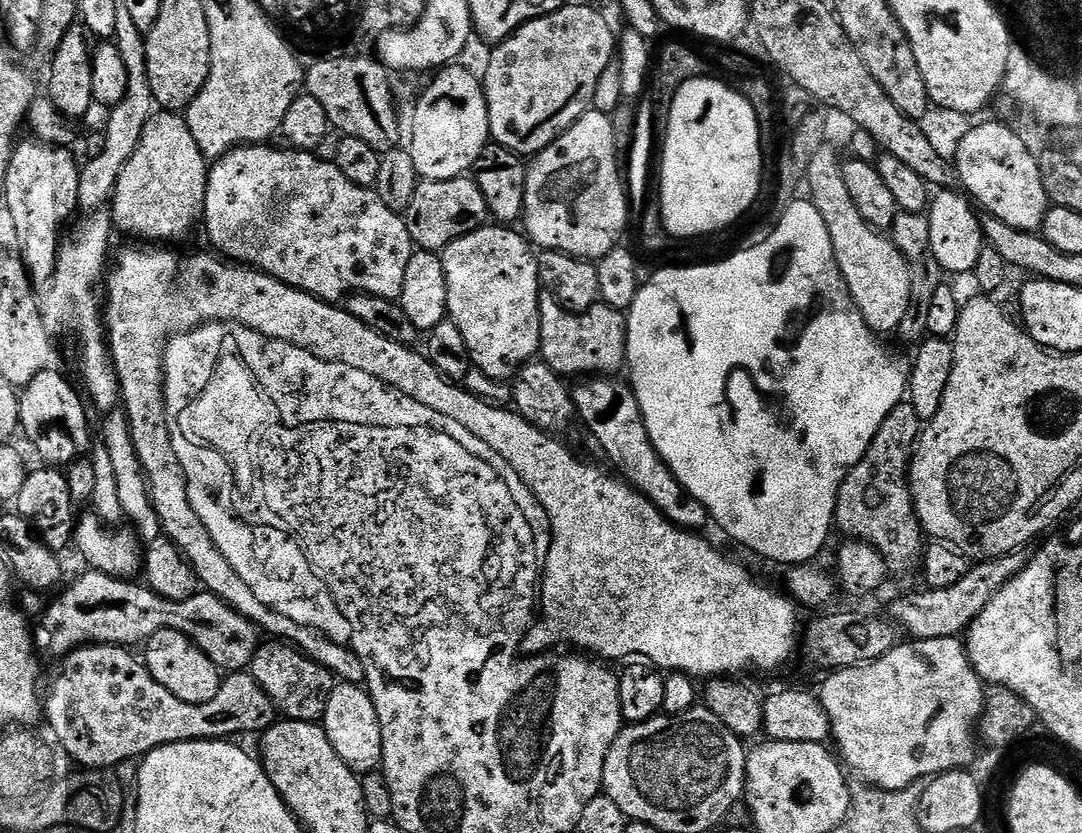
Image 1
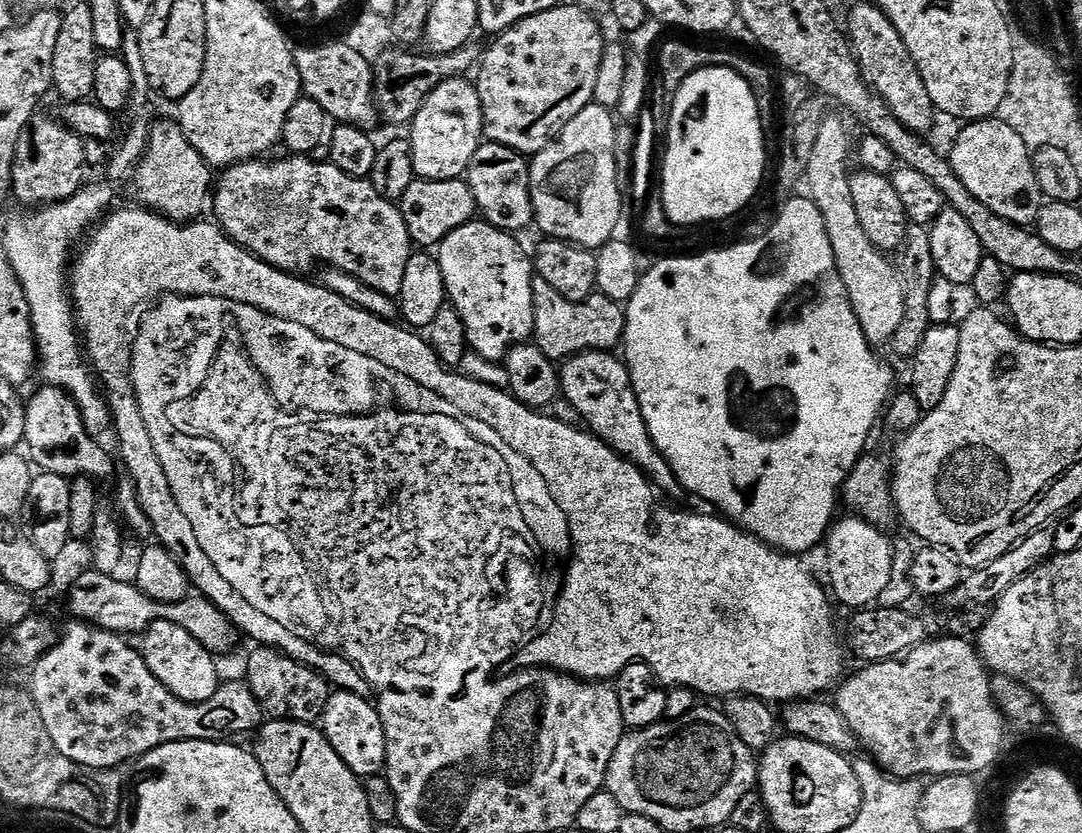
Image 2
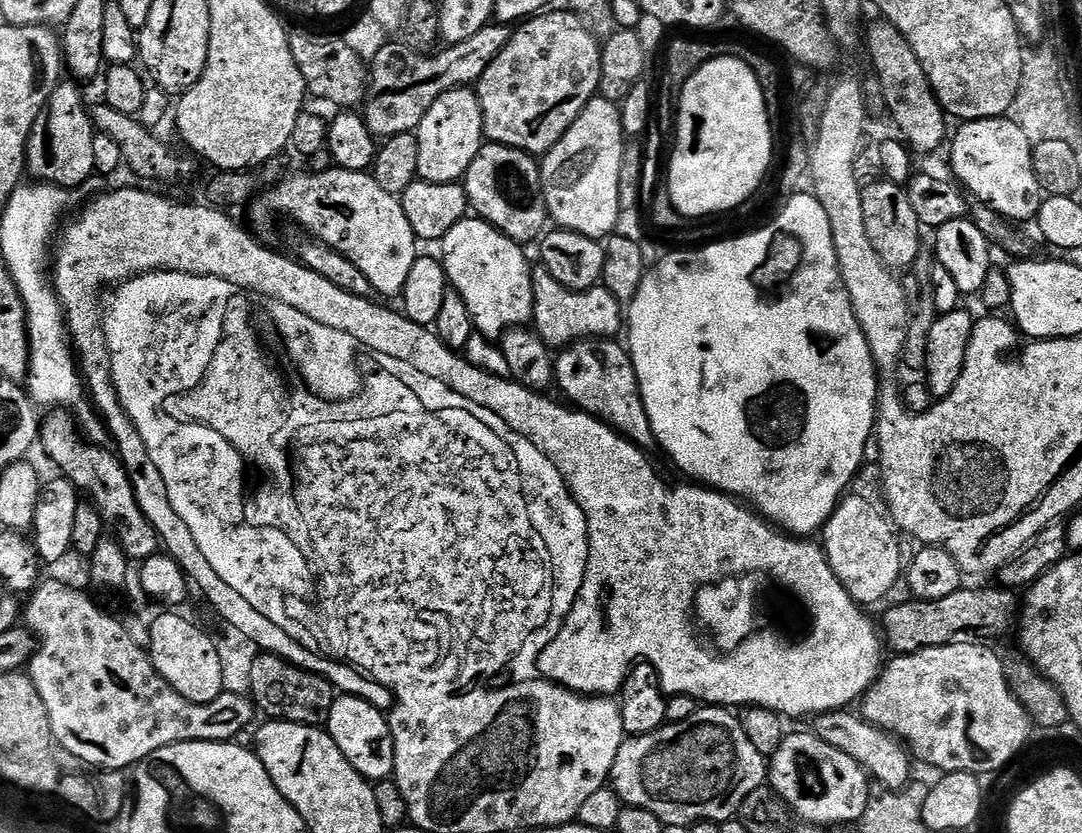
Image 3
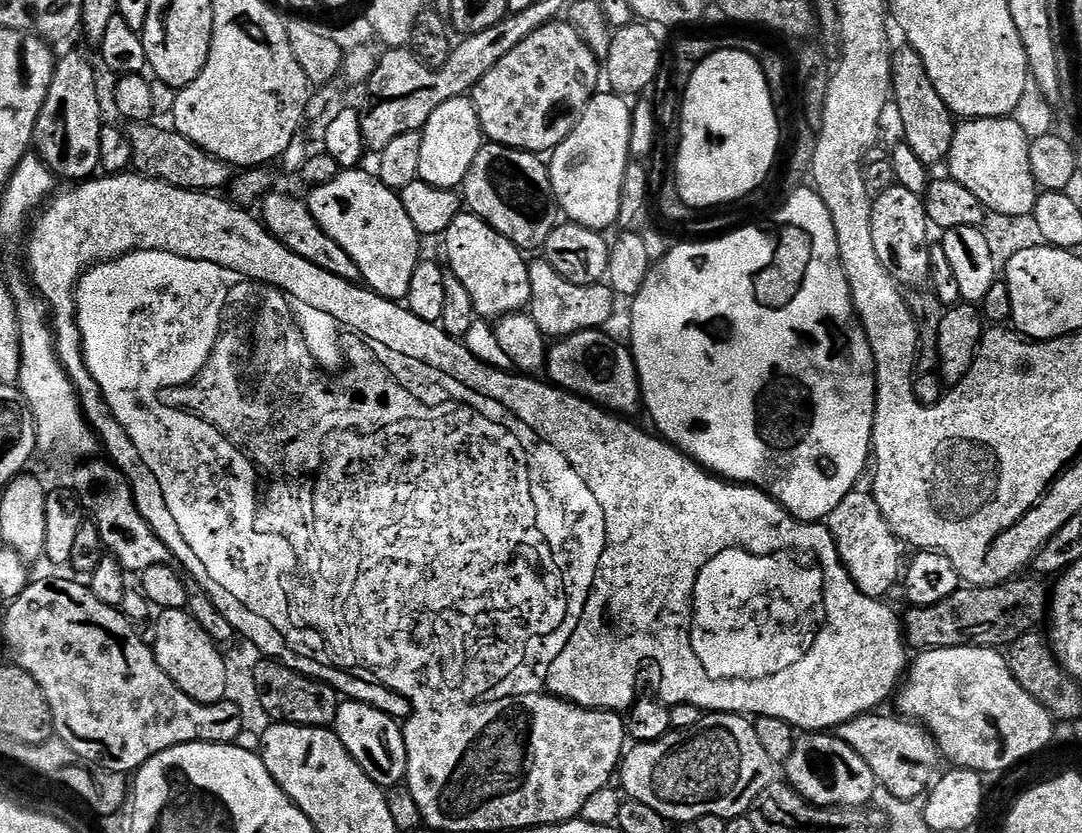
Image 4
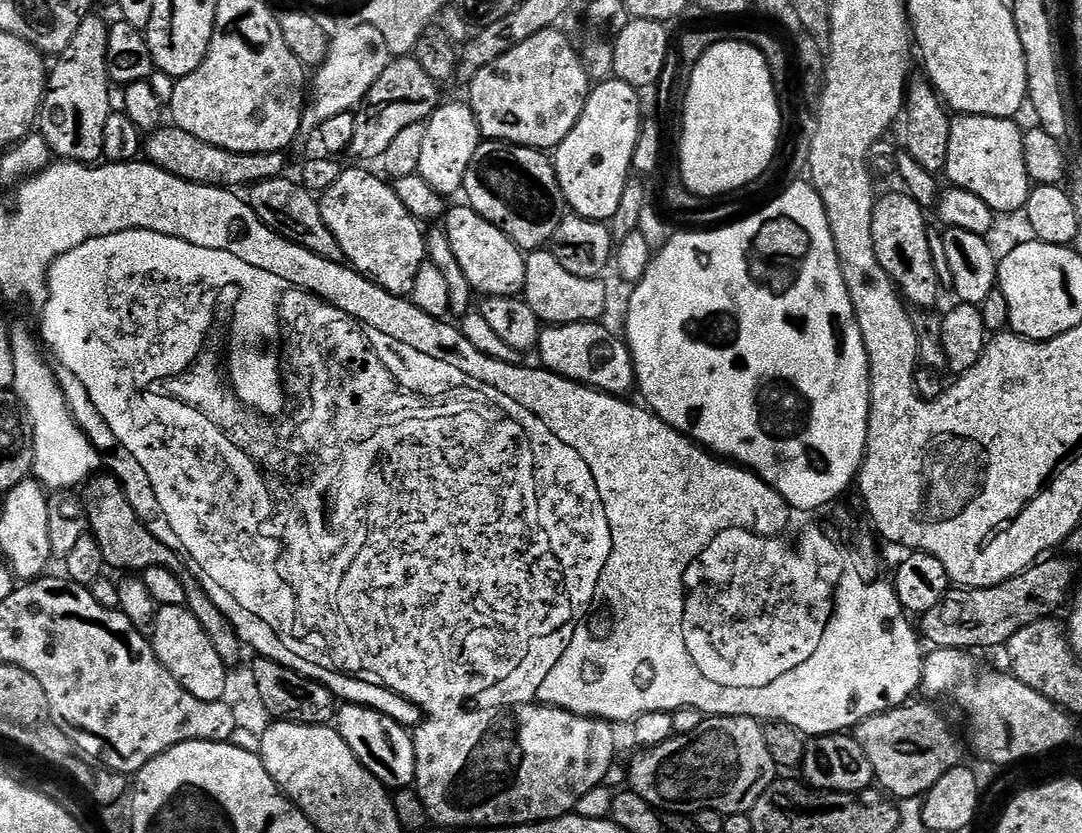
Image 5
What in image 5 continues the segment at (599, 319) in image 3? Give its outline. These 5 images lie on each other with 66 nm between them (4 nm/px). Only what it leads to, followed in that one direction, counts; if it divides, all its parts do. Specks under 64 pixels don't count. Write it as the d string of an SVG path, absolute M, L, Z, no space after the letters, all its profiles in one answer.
M537 250L527 253L524 261L526 278L522 289L522 298L534 310L541 325L566 323L590 323L599 321L606 308L606 286L600 278L578 278L570 274L554 258L551 250Z

